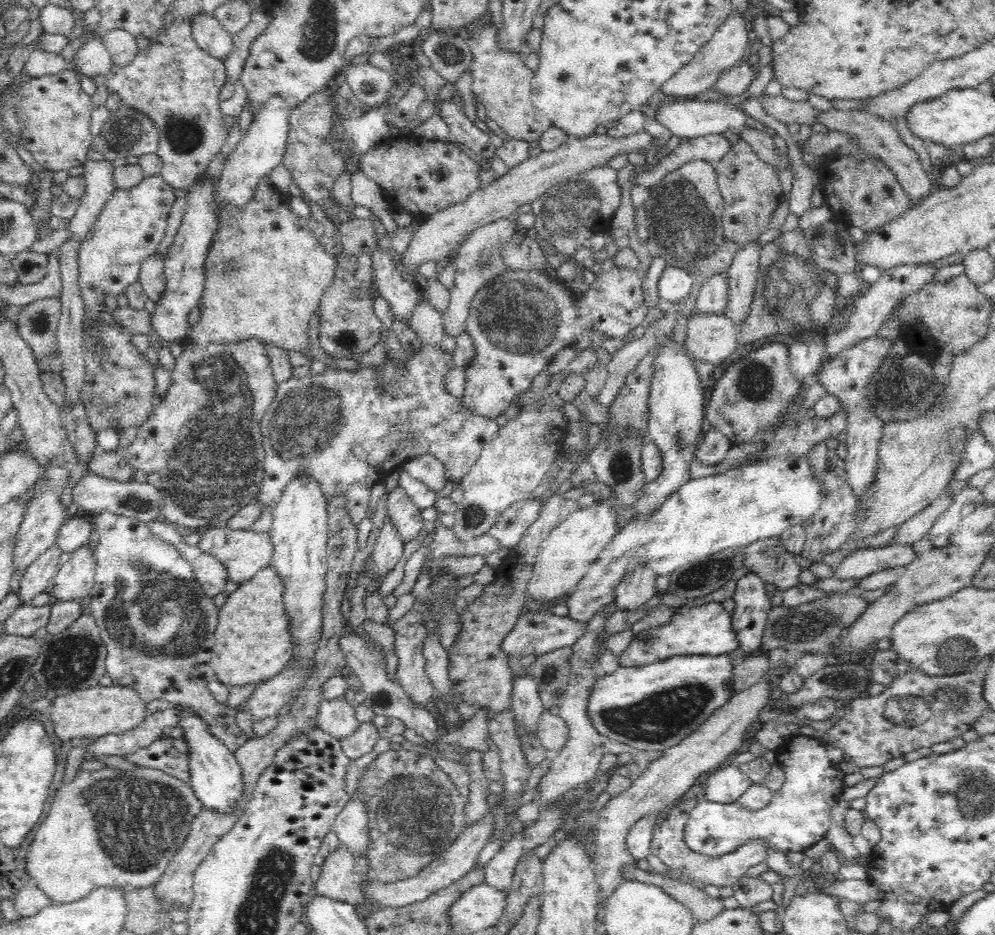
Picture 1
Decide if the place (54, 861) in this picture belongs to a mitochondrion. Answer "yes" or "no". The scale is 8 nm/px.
no

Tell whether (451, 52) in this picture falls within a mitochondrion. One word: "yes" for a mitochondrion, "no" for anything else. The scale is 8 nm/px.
yes

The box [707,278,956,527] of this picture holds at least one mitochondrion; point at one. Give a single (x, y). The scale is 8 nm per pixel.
(903, 388)

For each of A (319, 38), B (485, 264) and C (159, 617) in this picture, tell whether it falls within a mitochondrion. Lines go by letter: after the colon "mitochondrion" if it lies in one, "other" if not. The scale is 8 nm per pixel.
A: mitochondrion
B: mitochondrion
C: mitochondrion

